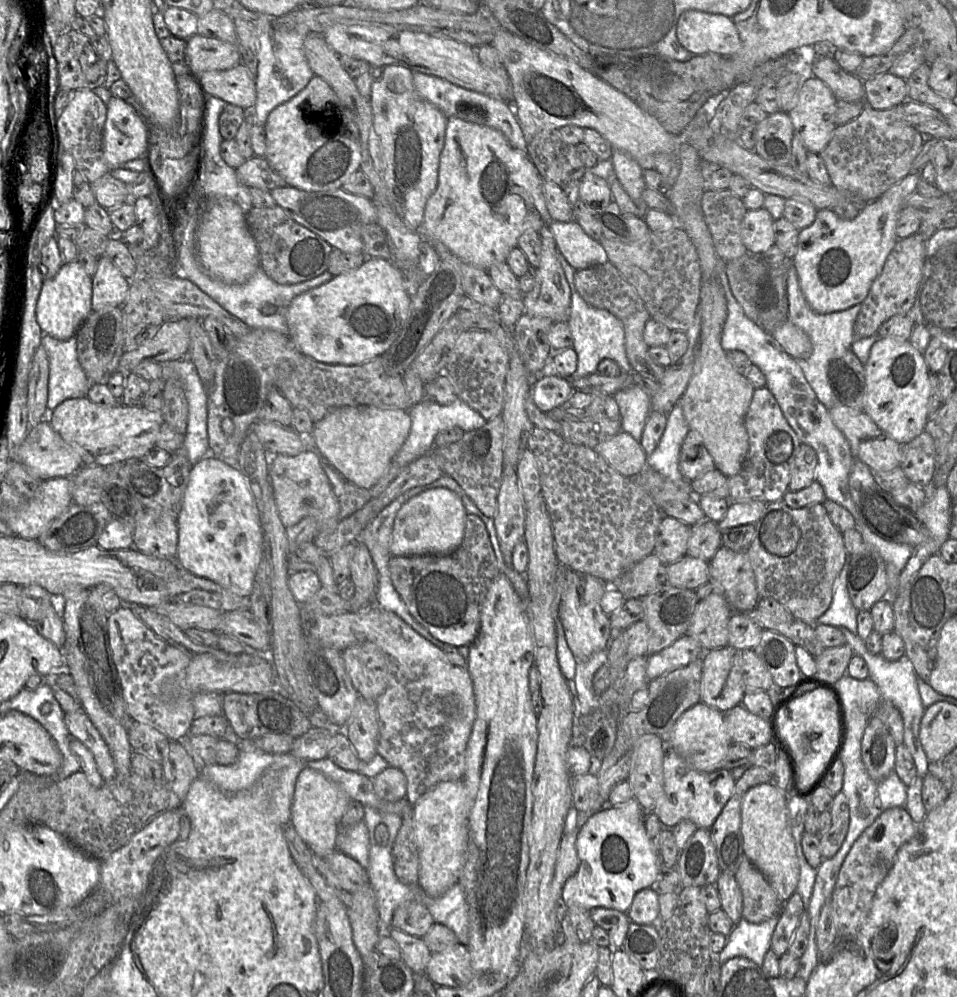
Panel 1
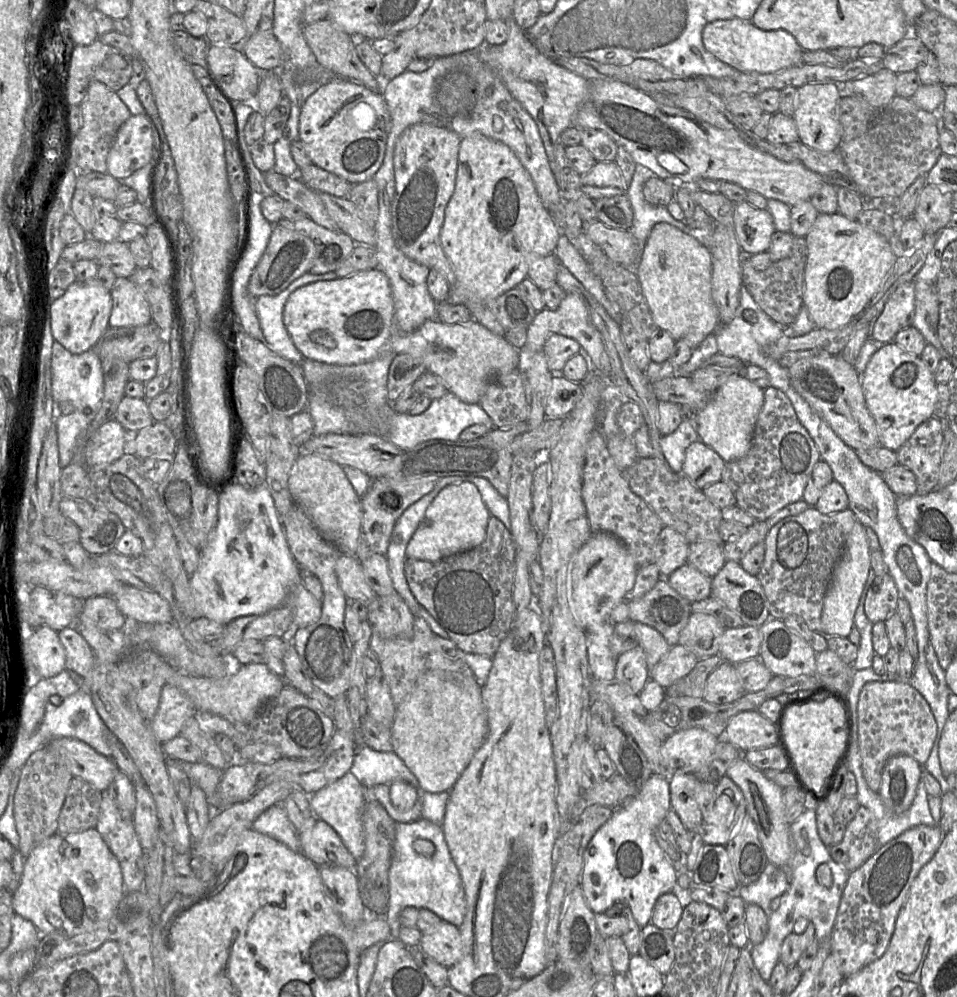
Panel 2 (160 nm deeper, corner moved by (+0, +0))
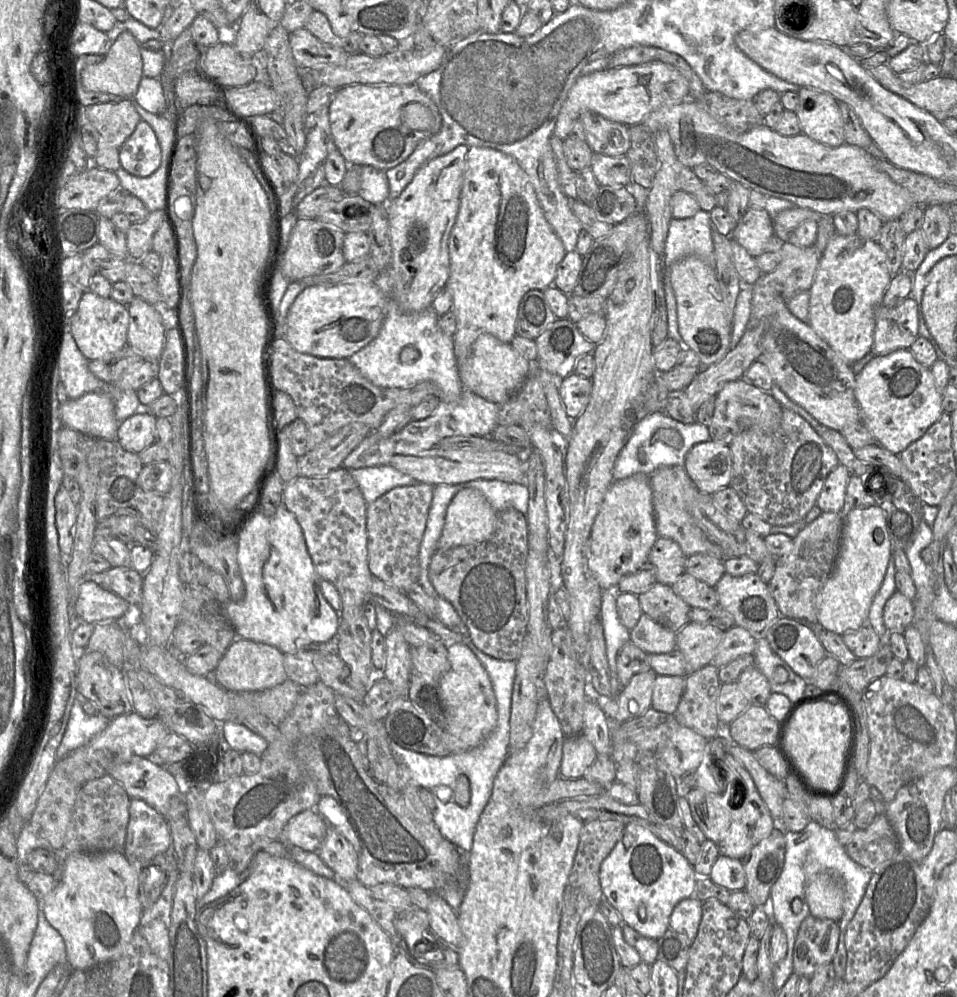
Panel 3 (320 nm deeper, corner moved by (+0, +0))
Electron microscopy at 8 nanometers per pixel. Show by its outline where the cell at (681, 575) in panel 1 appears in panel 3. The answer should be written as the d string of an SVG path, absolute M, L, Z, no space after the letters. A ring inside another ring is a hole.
M684 572L671 587L691 608L712 609L718 606L715 589L687 572Z

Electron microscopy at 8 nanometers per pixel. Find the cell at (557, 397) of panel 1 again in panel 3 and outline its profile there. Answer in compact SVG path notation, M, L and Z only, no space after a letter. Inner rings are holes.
M572 373L559 380L558 391L567 415L576 419L583 414L589 403L592 380Z

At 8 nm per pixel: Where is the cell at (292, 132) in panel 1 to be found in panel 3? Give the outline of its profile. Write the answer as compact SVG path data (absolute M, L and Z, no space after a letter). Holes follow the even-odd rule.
M415 83L405 85L352 84L339 88L329 105L332 139L349 165L370 166L386 171L406 160L417 145L441 127L436 105Z

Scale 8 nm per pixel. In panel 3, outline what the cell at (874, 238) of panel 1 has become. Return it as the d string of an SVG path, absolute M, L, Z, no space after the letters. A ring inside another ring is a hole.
M838 233L828 241L809 289L808 323L847 363L872 351L875 310L890 281L886 255L876 241Z

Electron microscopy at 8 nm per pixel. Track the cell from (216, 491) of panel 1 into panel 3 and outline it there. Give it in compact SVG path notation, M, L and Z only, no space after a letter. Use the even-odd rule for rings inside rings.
M280 505L273 516L255 513L246 523L238 538L237 559L245 585L245 595L240 601L228 601L222 611L233 626L238 638L250 639L277 647L284 654L294 654L311 644L330 641L339 625L339 612L324 598L313 561L308 553L302 529L294 514Z

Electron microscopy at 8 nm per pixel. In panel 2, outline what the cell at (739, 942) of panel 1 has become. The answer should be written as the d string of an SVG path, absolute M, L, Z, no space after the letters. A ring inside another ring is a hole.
M808 805L804 812L790 825L793 855L784 867L769 863L759 879L746 886L739 886L736 894L746 904L756 904L768 917L768 932L764 940L750 946L750 954L760 976L769 981L772 971L780 961L780 951L784 939L793 933L796 920L800 917L812 921L818 943L830 939L839 903L850 872L836 863L827 847L820 839L815 807Z

